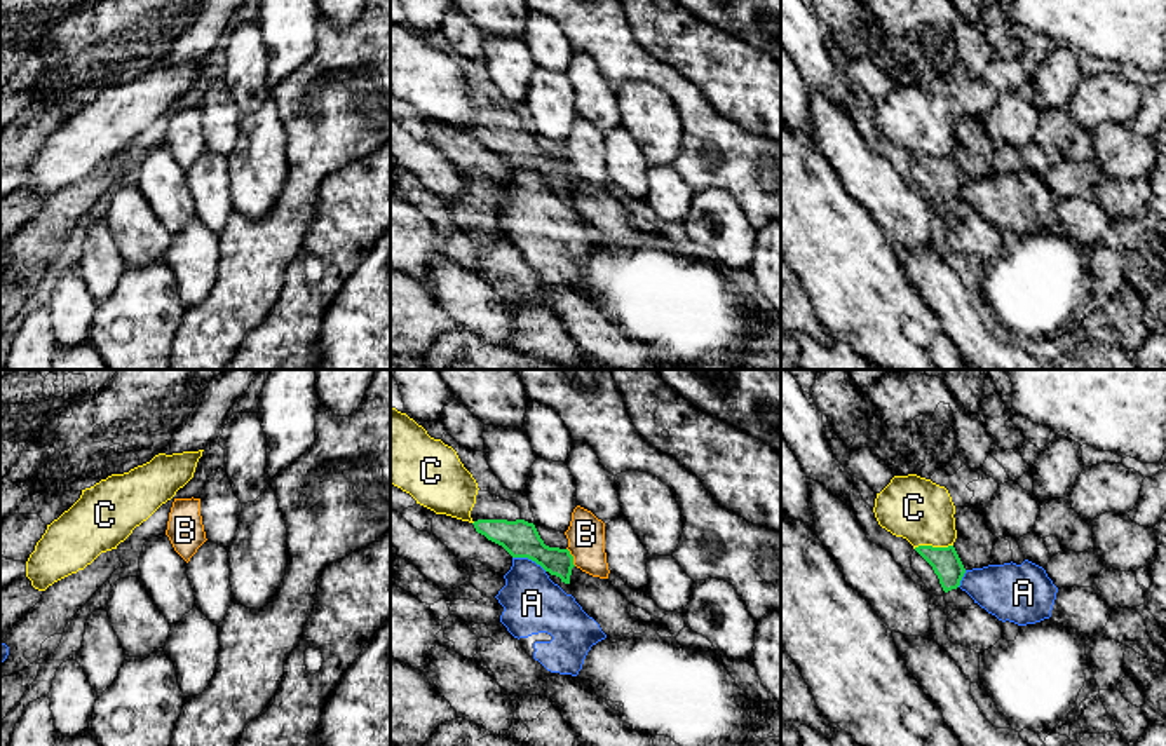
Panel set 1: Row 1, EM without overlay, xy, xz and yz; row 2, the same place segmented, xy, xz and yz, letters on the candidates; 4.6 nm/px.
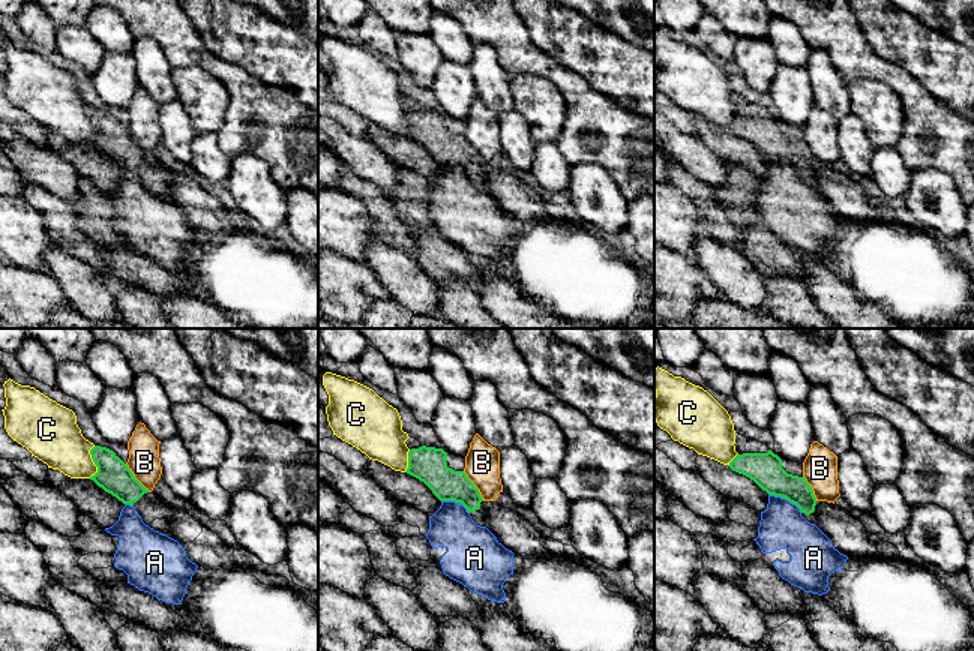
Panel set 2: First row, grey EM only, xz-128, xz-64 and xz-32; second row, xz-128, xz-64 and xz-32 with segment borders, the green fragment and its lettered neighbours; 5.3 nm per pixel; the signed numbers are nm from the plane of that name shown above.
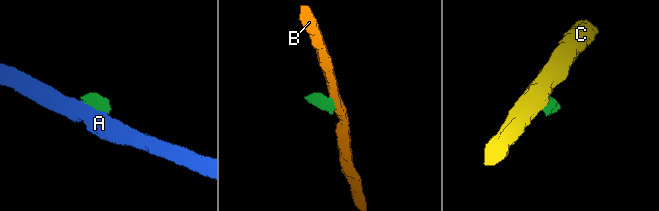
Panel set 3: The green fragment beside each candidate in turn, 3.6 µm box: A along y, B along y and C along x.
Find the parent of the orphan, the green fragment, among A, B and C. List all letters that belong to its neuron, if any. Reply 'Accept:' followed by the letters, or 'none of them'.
Accept: none of them

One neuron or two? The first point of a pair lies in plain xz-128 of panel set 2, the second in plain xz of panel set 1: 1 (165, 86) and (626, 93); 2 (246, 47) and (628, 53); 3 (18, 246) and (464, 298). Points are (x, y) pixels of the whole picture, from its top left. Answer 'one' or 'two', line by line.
1: two
2: two
3: two

